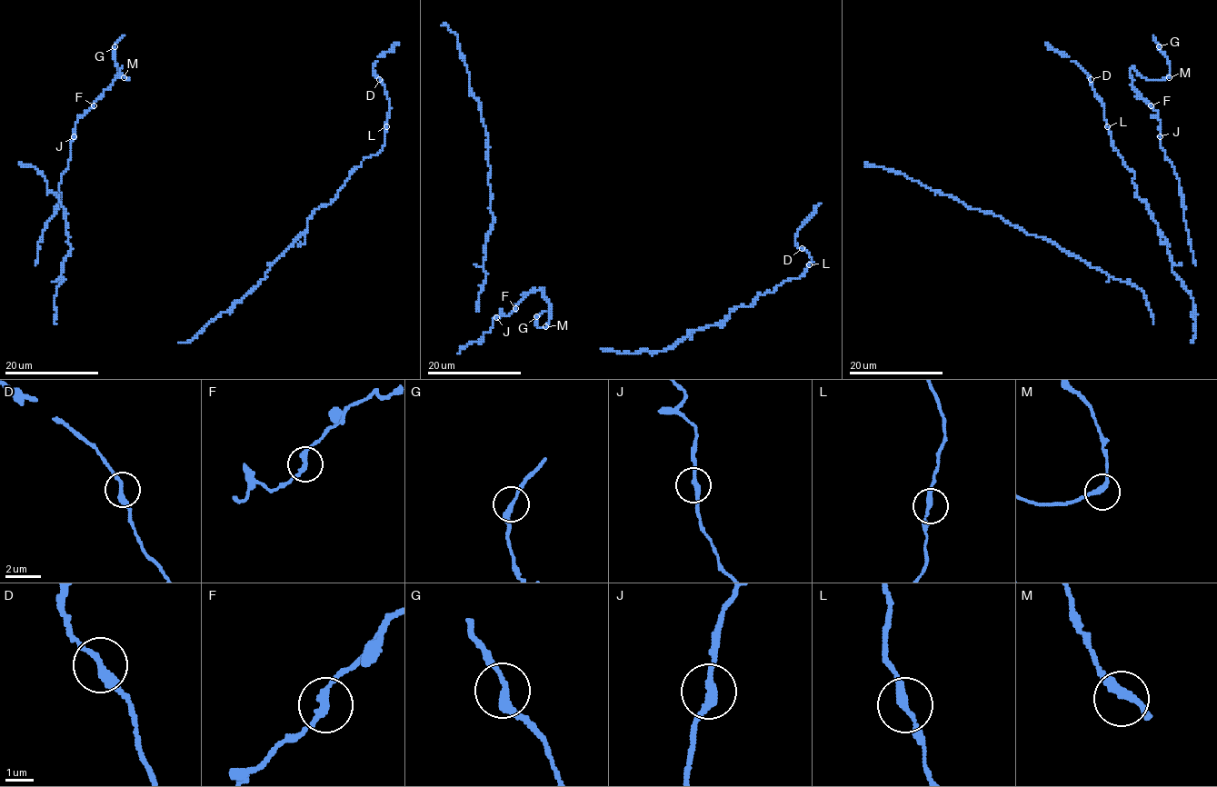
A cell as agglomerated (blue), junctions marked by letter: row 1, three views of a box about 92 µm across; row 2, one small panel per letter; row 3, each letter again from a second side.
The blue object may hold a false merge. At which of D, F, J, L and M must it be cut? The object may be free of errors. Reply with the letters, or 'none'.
none

